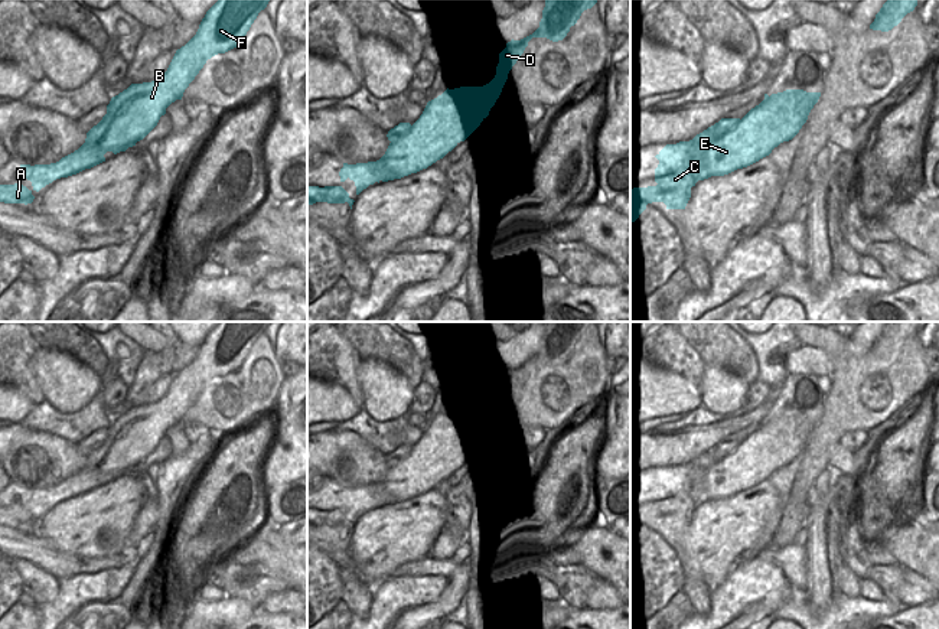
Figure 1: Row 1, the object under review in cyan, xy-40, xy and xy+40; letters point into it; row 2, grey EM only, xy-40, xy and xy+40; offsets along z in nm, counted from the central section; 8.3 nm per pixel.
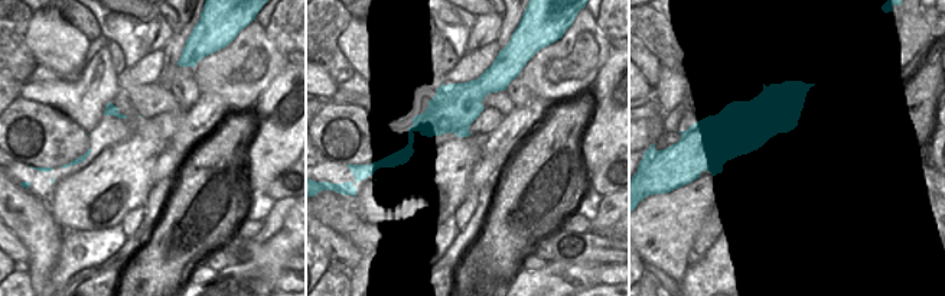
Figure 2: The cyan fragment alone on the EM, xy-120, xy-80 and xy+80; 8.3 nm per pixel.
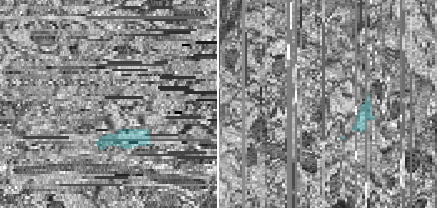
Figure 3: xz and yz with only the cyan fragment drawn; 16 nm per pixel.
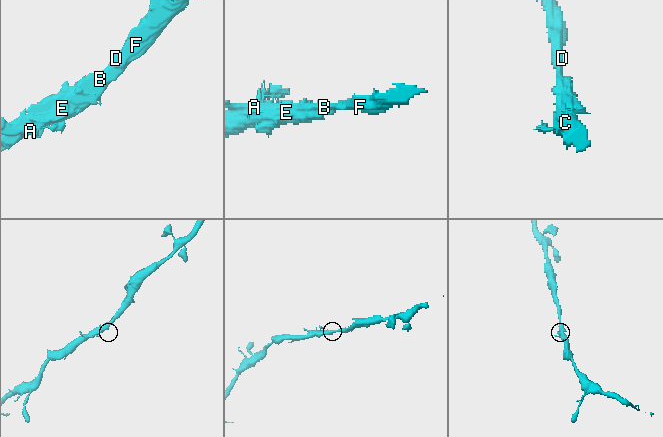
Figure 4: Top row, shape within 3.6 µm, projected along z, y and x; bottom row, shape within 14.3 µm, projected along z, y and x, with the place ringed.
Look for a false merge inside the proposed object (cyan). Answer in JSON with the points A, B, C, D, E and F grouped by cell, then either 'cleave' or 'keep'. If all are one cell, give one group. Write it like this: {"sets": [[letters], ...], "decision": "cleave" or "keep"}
{"sets": [["A", "B", "C", "D", "E", "F"]], "decision": "keep"}

